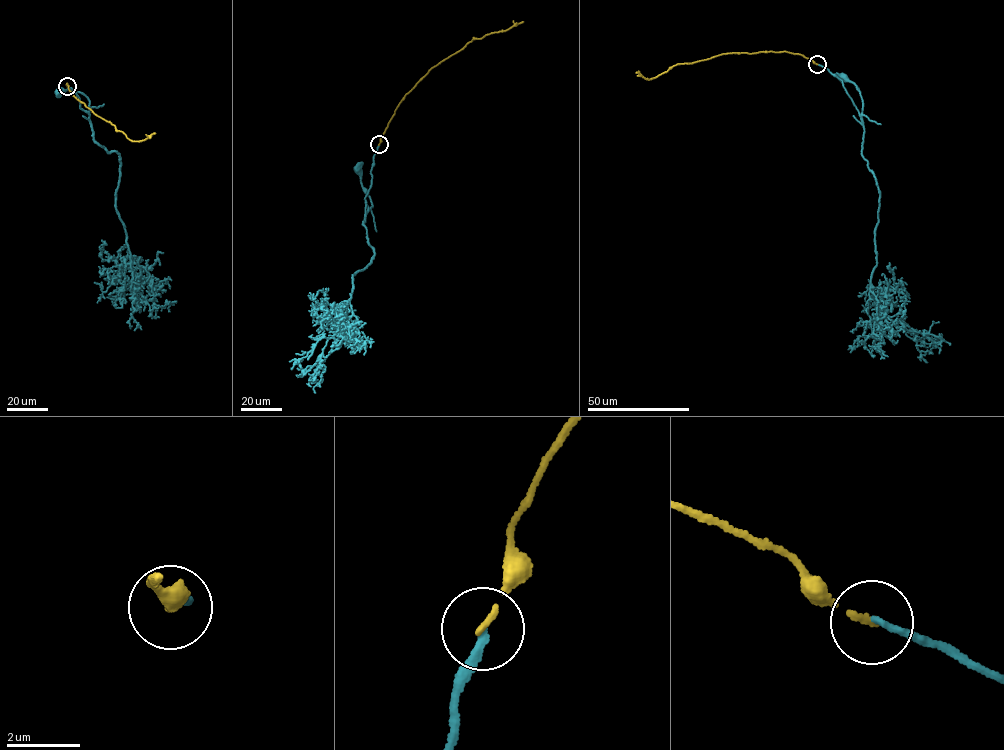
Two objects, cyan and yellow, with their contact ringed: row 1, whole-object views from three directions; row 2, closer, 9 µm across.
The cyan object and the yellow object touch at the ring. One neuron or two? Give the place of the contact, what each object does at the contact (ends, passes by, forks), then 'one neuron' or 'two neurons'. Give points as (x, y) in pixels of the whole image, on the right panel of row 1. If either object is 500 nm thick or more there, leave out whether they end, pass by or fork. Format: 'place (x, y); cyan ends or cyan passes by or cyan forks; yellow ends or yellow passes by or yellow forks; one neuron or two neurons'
place (817, 64); cyan ends; yellow ends; two neurons

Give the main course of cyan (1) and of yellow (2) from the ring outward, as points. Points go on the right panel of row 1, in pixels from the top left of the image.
1: (817, 64), (842, 81), (861, 118), (863, 103), (857, 88), (843, 78)
2: (817, 64), (801, 55), (783, 51), (733, 53), (676, 64), (648, 80), (636, 72)

